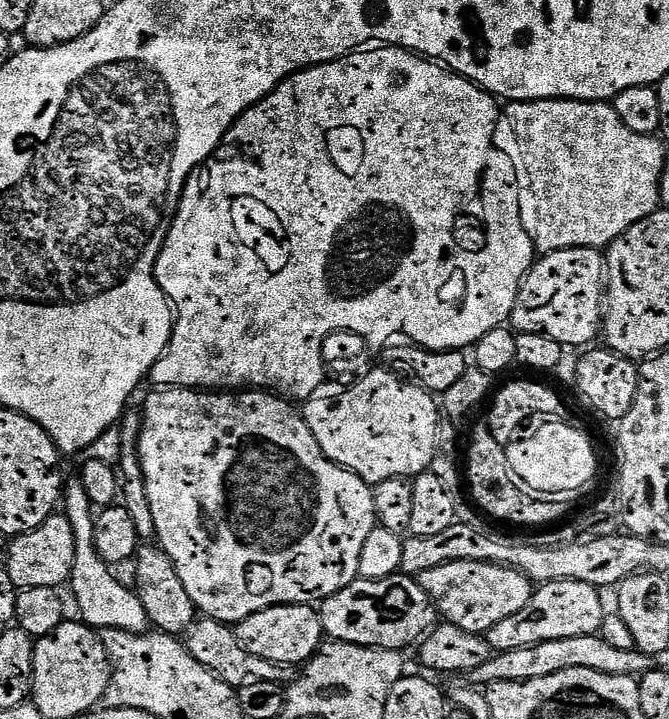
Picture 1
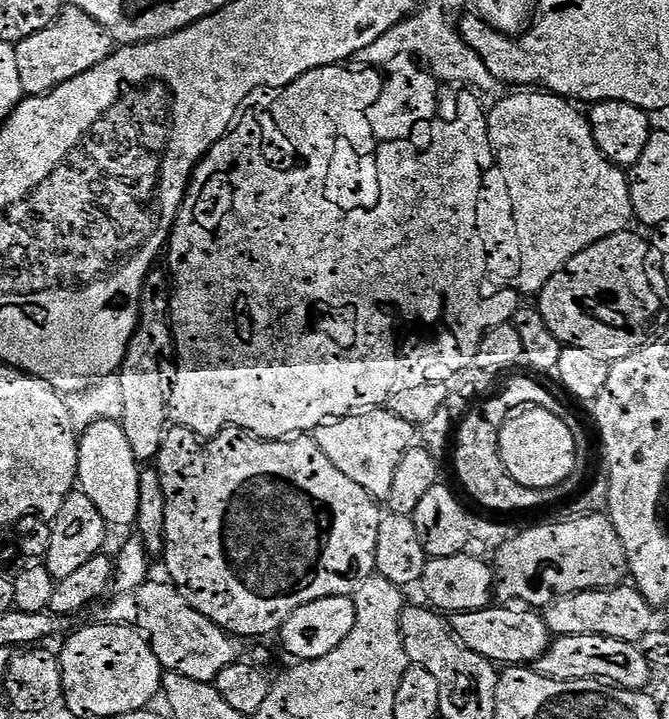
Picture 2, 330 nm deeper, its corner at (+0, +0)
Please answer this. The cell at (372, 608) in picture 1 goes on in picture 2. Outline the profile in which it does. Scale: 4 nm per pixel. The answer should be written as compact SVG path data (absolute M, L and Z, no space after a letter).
M489 606L477 612L458 612L451 617L450 627L460 644L497 666L532 666L535 660L545 659L550 633L543 615L528 610L515 612L512 606L496 607Z

